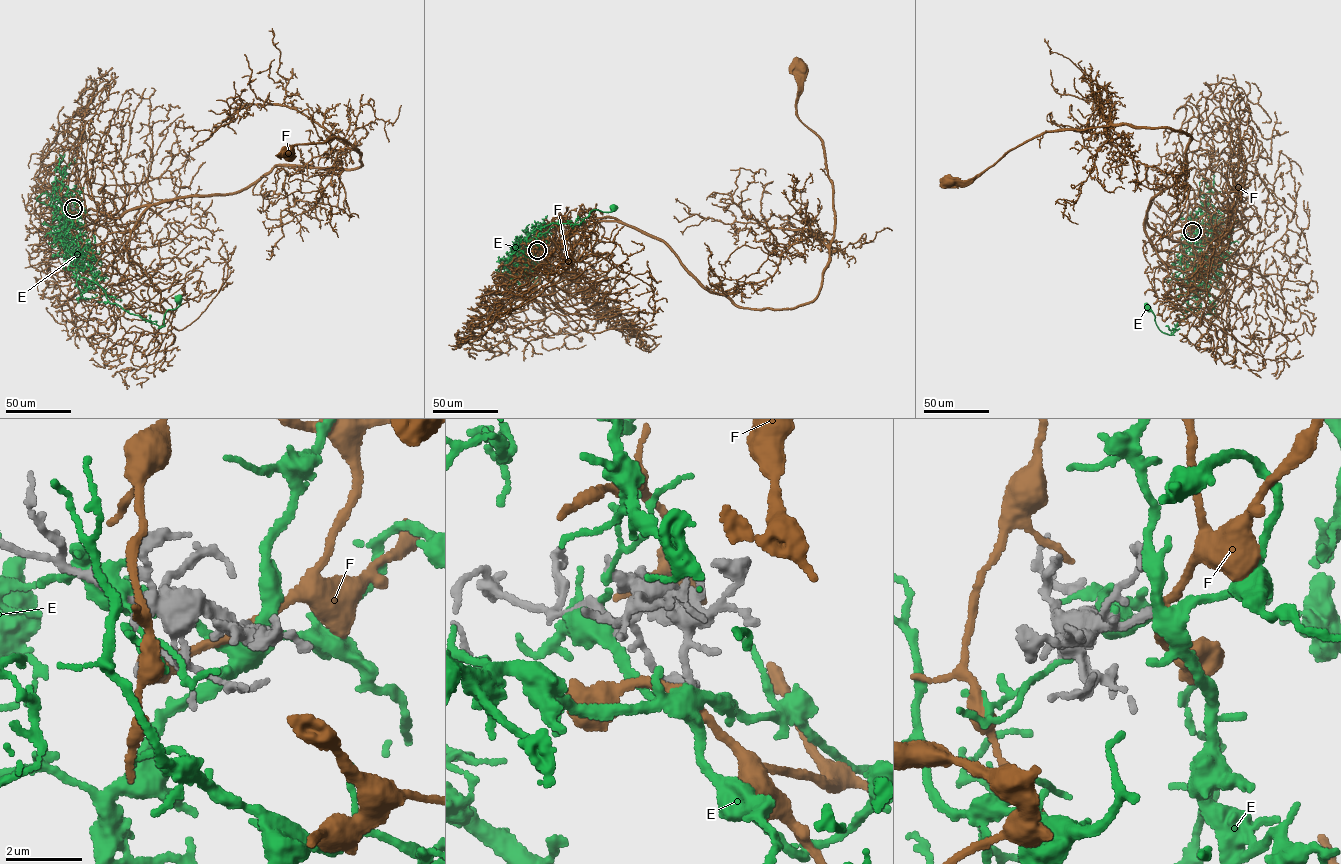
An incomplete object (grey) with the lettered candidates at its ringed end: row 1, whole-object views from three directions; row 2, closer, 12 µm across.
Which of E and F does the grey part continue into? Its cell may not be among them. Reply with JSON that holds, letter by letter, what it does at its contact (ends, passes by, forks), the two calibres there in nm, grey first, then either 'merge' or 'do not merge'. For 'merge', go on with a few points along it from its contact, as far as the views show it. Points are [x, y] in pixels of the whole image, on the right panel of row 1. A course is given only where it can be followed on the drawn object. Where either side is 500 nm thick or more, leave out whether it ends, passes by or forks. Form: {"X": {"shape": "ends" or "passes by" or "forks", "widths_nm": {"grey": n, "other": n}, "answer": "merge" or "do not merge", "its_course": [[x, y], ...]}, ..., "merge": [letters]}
{"E": {"shape": "forks", "widths_nm": {"grey": 140, "other": 400}, "answer": "do not merge"}, "F": {"shape": "passes by", "widths_nm": {"grey": 140, "other": 240}, "answer": "do not merge"}, "merge": []}

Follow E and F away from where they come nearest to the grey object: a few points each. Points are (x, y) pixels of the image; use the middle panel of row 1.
E: (537, 250), (521, 250), (521, 256), (515, 249), (541, 226), (579, 224), (590, 211), (610, 212), (613, 208)
F: (537, 250), (548, 270), (574, 232), (619, 220), (735, 305), (809, 304), (834, 211), (801, 67)

